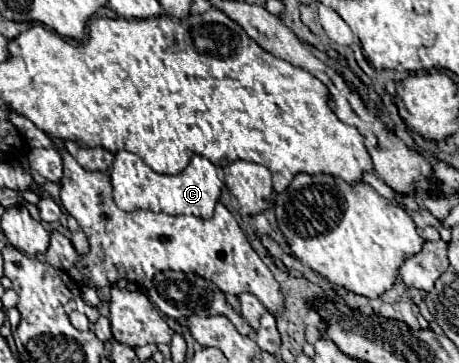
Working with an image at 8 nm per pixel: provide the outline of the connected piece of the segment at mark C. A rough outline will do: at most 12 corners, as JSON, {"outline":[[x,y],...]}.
{"outline":[[115,153],[115,205],[123,211],[209,219],[223,181],[201,155],[159,175]]}

